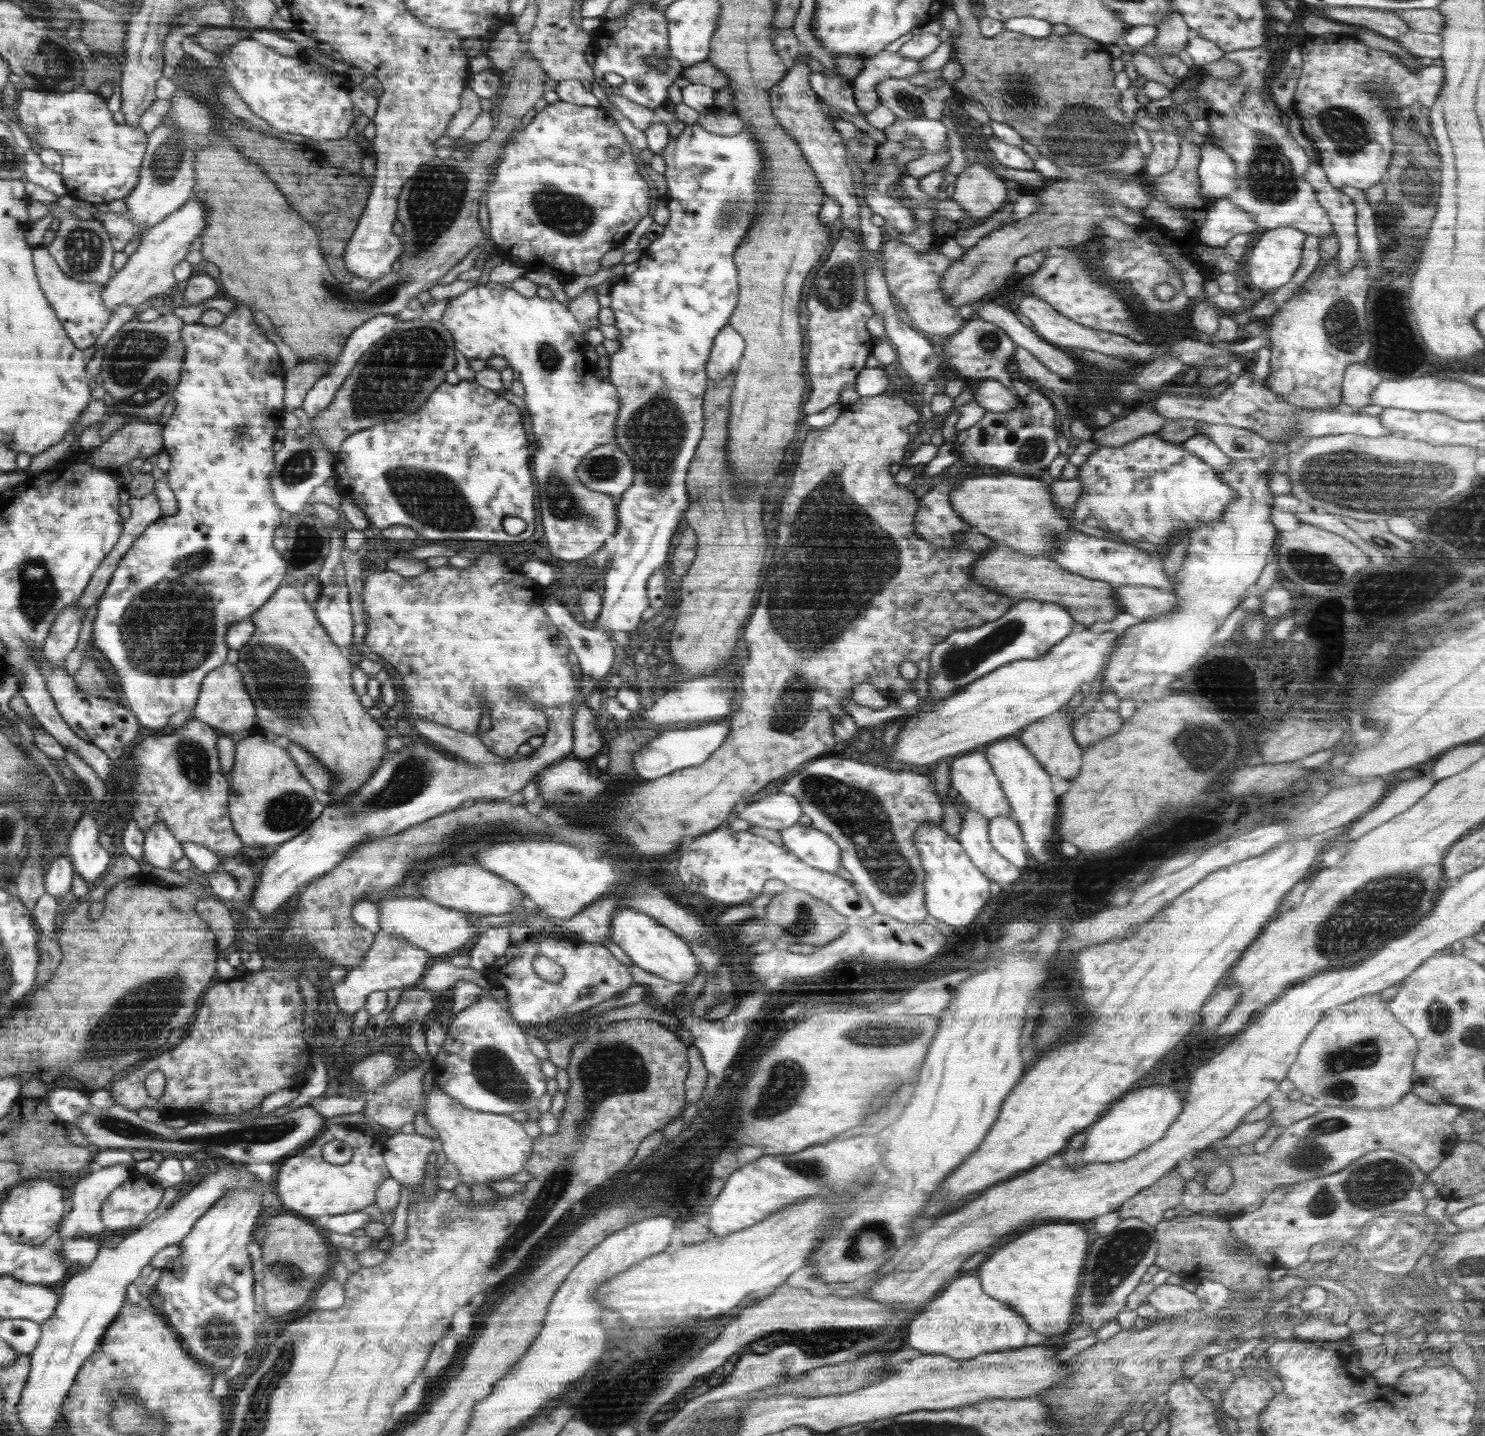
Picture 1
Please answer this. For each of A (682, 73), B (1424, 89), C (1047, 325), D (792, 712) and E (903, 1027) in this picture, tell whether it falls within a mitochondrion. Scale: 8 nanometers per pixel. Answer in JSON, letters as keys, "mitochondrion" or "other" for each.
{"A":"other","B":"other","C":"other","D":"mitochondrion","E":"mitochondrion"}

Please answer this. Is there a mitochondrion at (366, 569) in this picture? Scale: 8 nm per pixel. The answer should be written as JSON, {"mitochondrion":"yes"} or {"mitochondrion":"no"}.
{"mitochondrion":"no"}

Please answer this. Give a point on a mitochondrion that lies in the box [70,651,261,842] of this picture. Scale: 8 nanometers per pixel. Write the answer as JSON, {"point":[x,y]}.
{"point":[192,756]}

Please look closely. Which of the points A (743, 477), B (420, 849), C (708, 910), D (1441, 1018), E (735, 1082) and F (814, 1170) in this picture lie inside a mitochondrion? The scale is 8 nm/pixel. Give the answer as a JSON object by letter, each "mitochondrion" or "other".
{"A":"other","B":"mitochondrion","C":"other","D":"mitochondrion","E":"mitochondrion","F":"mitochondrion"}

